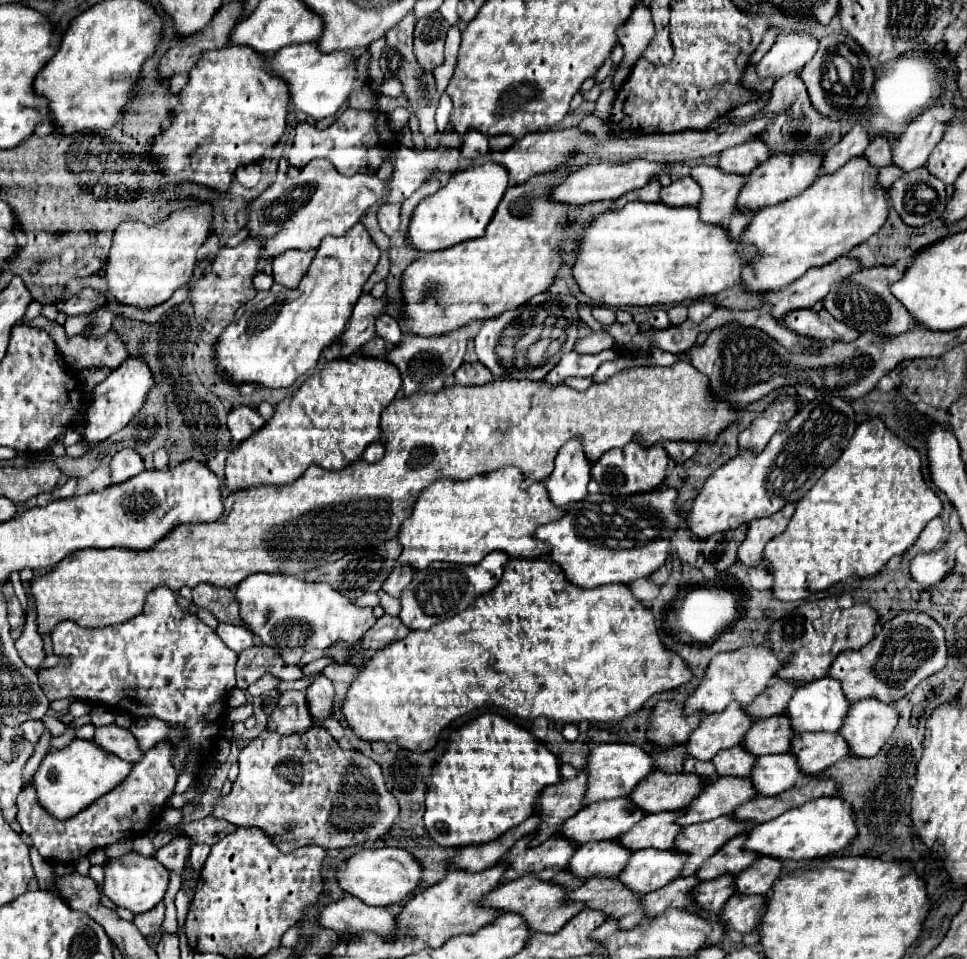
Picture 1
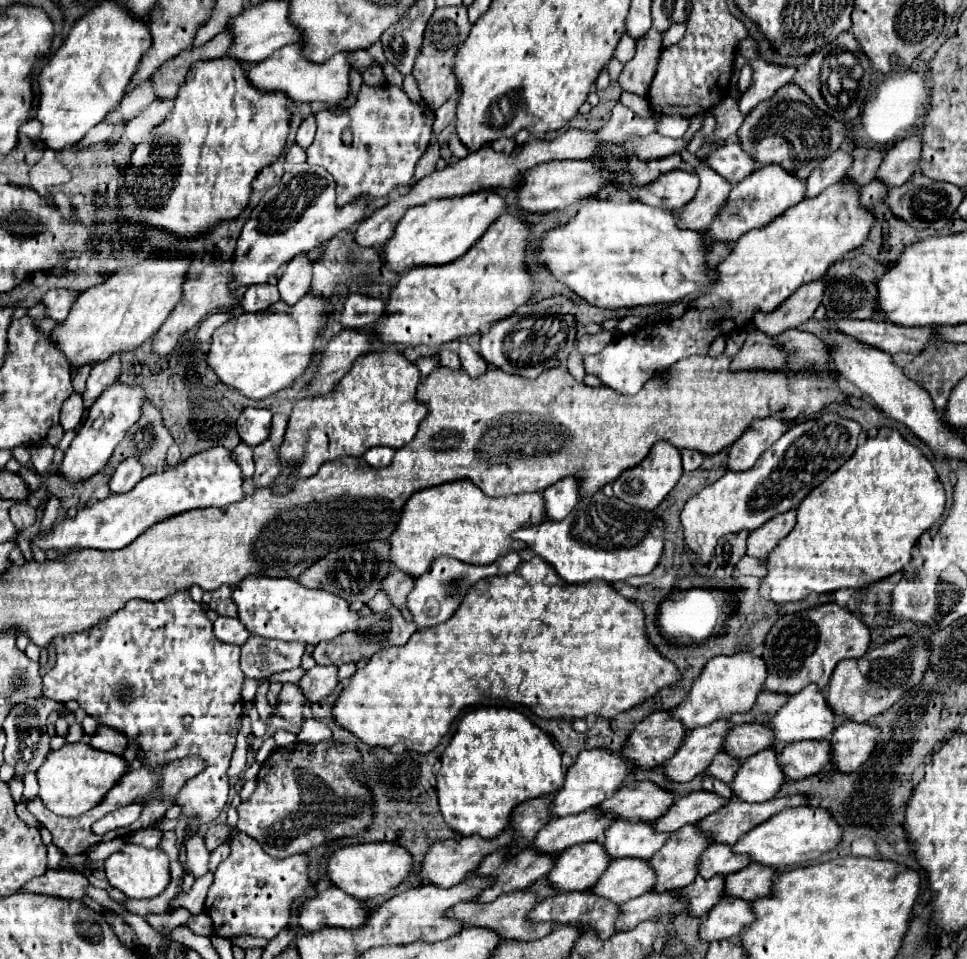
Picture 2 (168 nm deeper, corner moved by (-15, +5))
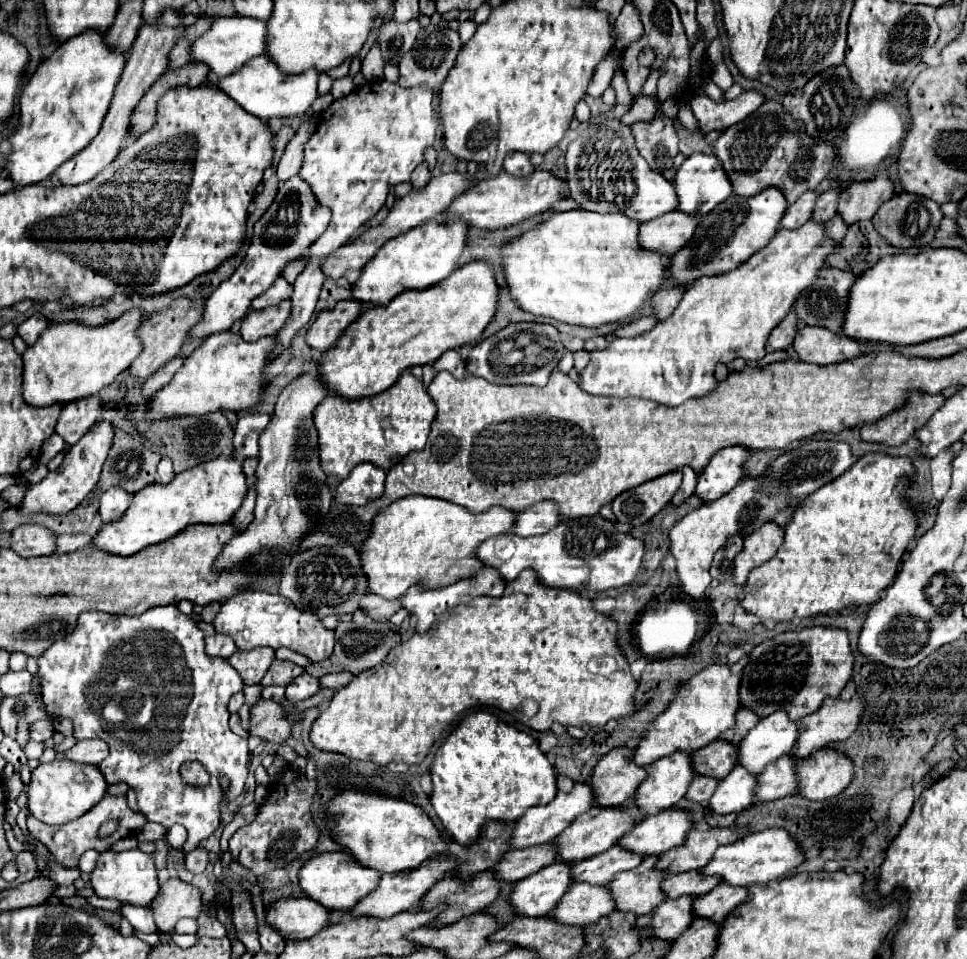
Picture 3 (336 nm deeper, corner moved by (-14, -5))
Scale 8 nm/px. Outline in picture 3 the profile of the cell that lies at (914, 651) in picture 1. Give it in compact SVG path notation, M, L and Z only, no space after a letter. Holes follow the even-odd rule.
M857 694L847 702L841 698L827 698L817 712L799 722L799 742L791 754L795 754L795 758L807 758L807 754L823 746L847 740L857 730L863 710L865 704Z

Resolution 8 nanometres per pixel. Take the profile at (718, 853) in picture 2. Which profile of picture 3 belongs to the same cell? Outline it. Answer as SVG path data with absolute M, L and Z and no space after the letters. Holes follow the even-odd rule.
M691 870L691 872L679 872L669 876L663 882L663 890L667 892L669 898L679 898L683 894L695 894L695 896L703 896L709 890L713 890L715 886L719 886L723 880L719 876L705 876L699 870Z

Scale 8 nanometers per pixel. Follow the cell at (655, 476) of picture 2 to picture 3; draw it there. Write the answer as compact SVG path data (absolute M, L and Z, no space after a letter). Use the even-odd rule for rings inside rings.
M681 470L667 472L659 478L653 478L637 488L621 492L613 502L613 512L619 522L629 522L633 526L641 526L651 520L667 502L671 502L673 494L681 486L683 474Z

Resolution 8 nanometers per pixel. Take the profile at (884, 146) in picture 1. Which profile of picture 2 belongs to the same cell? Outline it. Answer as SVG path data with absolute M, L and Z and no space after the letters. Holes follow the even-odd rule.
M854 148L852 150L852 160L854 164L850 170L844 174L842 180L856 180L856 184L866 186L874 180L878 166L882 164L884 152L878 148Z

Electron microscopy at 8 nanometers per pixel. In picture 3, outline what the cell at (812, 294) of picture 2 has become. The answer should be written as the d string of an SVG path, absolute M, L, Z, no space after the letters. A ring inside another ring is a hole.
M791 312L791 314L787 314L787 318L771 332L765 350L767 350L767 352L775 352L775 350L787 350L787 348L791 348L795 334L797 334L797 314Z

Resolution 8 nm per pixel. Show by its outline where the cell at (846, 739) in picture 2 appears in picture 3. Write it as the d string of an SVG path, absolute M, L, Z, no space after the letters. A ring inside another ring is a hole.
M821 748L797 766L799 794L809 800L825 800L841 794L855 778L851 758L835 748Z

